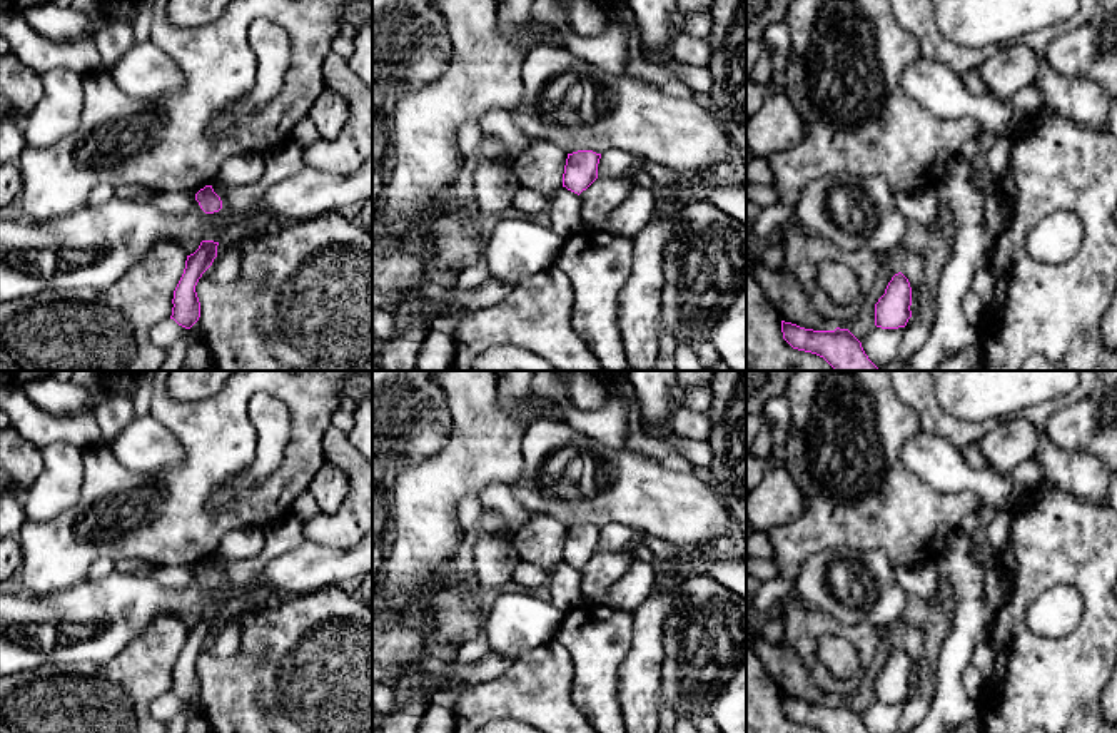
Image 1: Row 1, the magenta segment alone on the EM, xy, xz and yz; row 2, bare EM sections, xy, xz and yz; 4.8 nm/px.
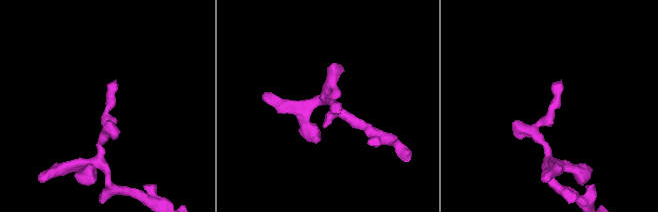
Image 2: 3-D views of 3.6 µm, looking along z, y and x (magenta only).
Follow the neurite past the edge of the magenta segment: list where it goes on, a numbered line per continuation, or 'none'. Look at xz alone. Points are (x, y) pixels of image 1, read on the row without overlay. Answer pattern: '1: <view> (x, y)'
none

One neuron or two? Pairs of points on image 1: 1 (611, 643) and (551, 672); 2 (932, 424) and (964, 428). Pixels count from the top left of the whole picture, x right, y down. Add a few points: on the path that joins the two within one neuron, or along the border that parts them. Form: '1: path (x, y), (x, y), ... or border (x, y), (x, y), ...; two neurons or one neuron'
1: border (555, 638), (571, 660), (570, 698), (573, 702); two neurons
2: path (940, 424), (955, 428); one neuron

